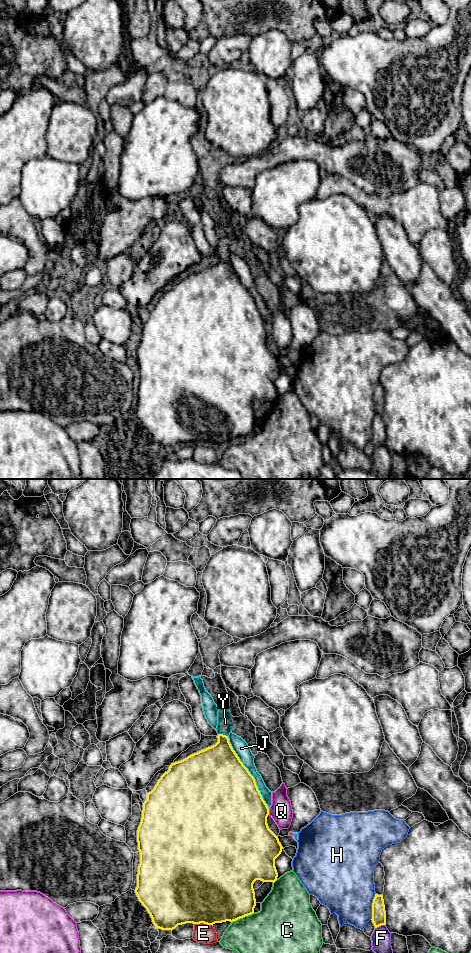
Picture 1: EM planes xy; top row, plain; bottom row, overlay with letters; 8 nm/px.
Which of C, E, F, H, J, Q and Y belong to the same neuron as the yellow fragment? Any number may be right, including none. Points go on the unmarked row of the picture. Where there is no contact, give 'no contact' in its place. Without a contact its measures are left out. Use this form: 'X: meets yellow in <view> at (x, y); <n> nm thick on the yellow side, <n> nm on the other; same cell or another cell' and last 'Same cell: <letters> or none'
C: meets yellow in xy at (242, 437); 460 nm thick on the yellow side, 440 nm on the other; another cell
E: meets yellow in xy at (203, 442); 500 nm thick on the yellow side, 160 nm on the other; another cell
F: meets yellow in xy at (379, 445); 110 nm thick on the yellow side, 160 nm on the other; another cell
H: meets yellow in xy at (372, 426); 110 nm thick on the yellow side, 440 nm on the other; another cell
J: meets yellow in xy at (249, 292); 500 nm thick on the yellow side, 120 nm on the other; another cell
Q: meets yellow in xy at (268, 331); 480 nm thick on the yellow side, 180 nm on the other; another cell
Y: meets yellow in xy at (222, 254); 320 nm thick on the yellow side, 130 nm on the other; same cell
Same cell: Y

